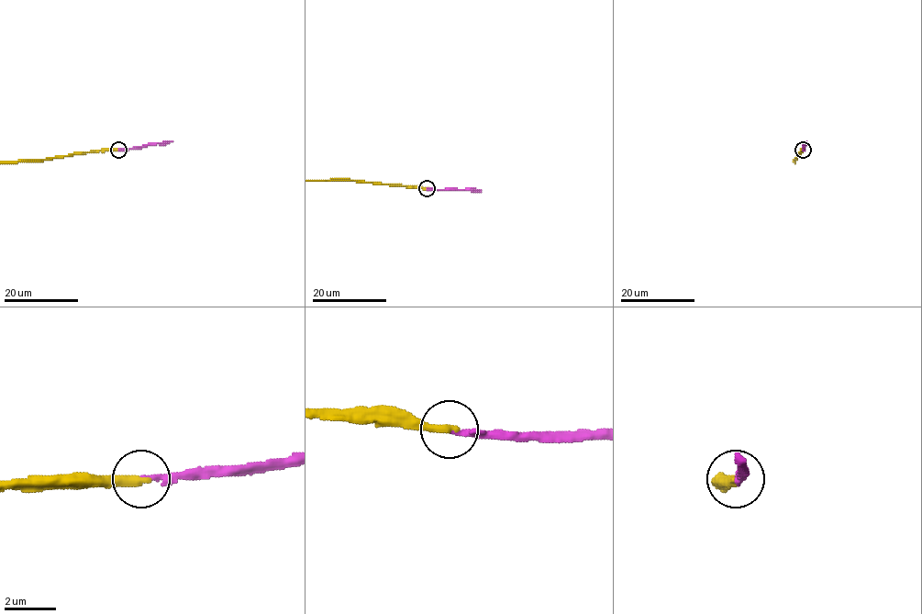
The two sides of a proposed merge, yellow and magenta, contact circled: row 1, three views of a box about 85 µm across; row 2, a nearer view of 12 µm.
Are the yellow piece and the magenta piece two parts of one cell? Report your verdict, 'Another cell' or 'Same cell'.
Same cell

